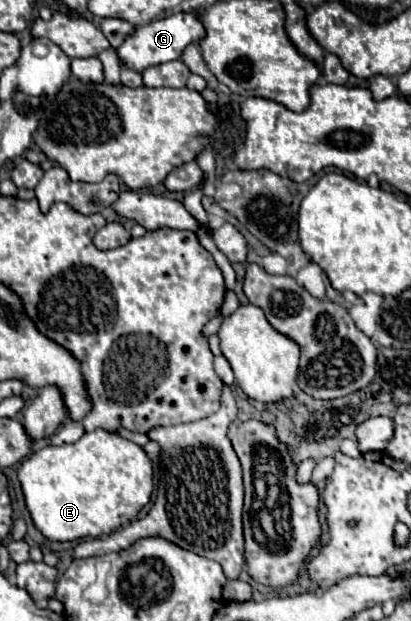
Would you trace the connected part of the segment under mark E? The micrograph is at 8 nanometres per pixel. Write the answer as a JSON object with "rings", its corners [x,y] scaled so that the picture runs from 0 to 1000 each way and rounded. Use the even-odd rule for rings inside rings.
{"rings":[[[234,691],[175,717],[117,717],[83,726],[54,742],[44,771],[92,855],[122,871],[180,871],[248,865],[326,839],[365,807],[375,752],[341,717]]]}

